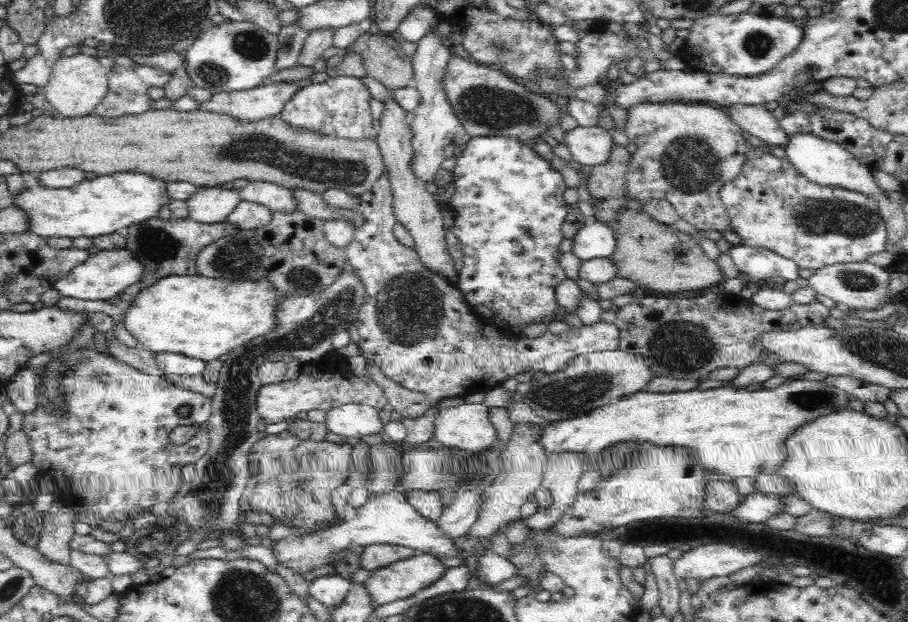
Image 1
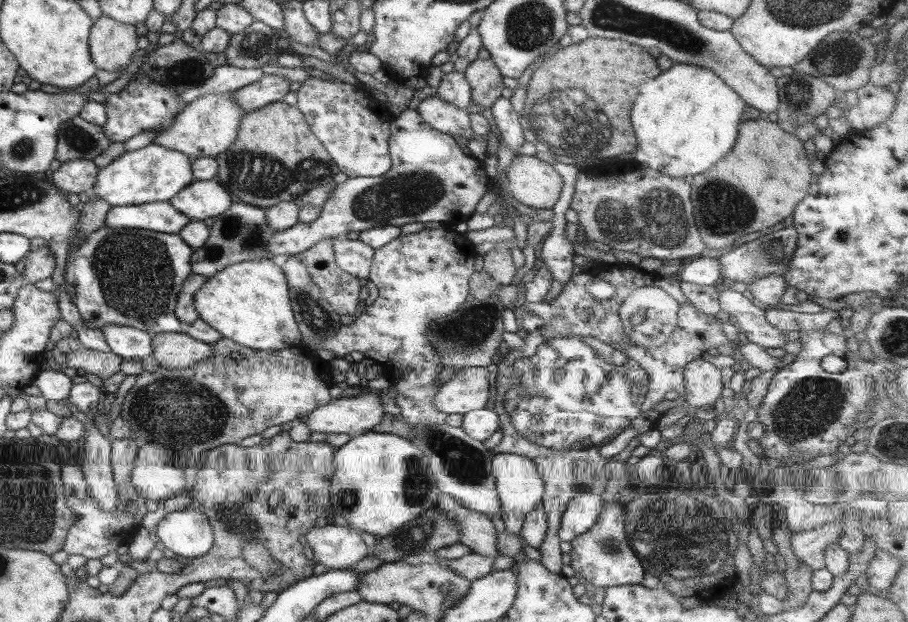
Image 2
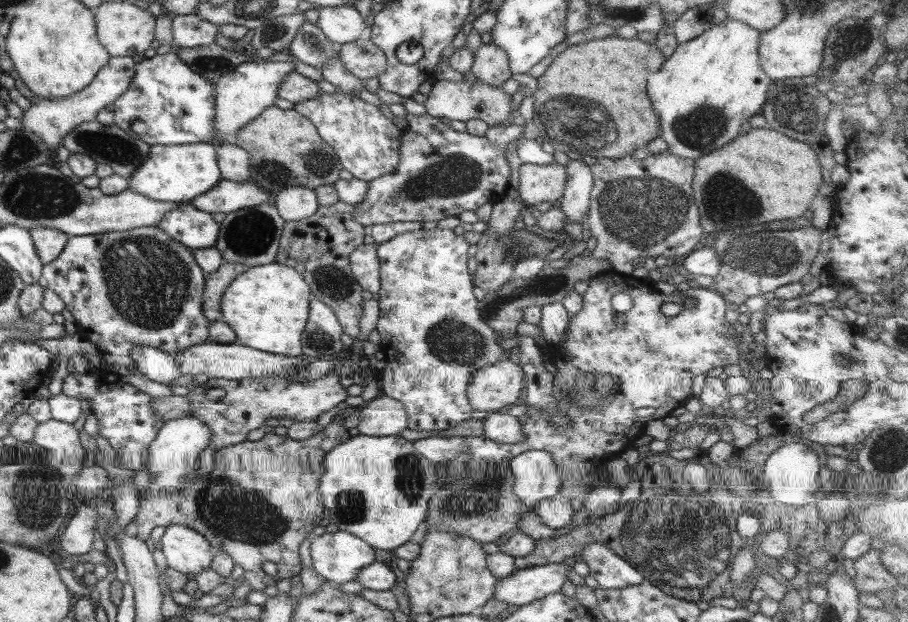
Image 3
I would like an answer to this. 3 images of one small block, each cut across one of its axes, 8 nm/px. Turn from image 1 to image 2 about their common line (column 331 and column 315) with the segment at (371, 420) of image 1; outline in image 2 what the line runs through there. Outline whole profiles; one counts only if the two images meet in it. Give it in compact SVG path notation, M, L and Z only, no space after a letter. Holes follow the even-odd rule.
M365 390L356 396L339 397L314 408L304 424L312 432L357 436L374 429L385 414L380 396L373 390Z

